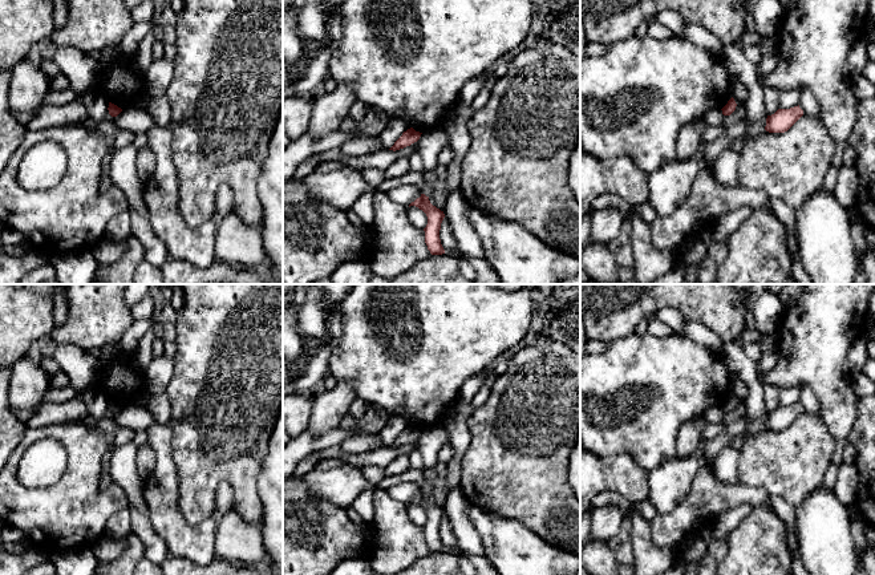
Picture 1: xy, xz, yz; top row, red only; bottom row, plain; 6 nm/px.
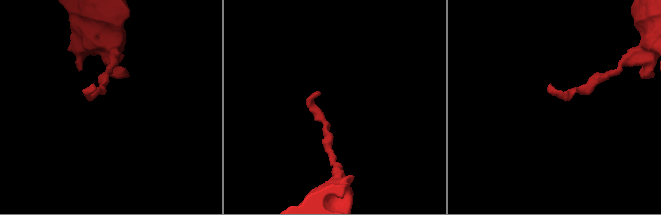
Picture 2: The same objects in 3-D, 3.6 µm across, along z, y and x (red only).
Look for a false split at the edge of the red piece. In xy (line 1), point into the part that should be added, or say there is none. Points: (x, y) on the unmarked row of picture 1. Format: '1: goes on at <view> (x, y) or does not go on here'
1: does not go on here

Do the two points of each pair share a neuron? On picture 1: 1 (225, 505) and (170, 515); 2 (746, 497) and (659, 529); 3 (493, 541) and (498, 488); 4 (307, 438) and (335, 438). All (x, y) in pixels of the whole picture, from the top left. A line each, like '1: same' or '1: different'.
1: same
2: same
3: different
4: same

